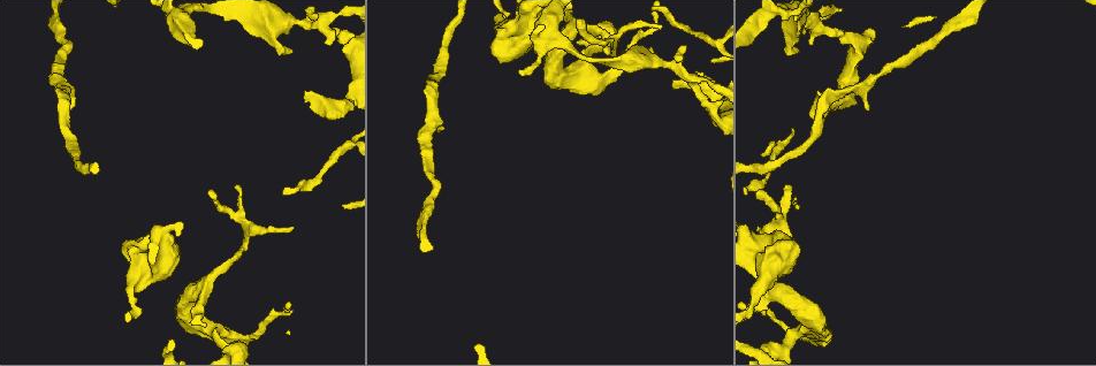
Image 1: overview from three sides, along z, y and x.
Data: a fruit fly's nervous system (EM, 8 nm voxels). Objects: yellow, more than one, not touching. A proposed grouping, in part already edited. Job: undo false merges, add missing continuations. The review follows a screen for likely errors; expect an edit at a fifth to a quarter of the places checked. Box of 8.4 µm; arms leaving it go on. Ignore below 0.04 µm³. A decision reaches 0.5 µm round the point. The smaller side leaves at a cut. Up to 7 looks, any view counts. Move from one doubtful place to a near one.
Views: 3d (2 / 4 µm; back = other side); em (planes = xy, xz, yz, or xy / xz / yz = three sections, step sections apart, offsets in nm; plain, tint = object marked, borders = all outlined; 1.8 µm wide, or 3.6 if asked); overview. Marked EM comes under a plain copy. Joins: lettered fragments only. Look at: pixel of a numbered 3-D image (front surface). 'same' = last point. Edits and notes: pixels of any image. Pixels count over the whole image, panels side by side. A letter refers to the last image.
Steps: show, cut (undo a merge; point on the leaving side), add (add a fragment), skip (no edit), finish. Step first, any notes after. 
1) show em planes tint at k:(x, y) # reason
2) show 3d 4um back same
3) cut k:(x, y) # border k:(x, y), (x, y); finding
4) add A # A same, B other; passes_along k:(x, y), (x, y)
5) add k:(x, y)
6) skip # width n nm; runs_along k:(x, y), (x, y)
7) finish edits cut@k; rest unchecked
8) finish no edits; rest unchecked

show em planes borders at 1:(672, 82) # long arm stops here

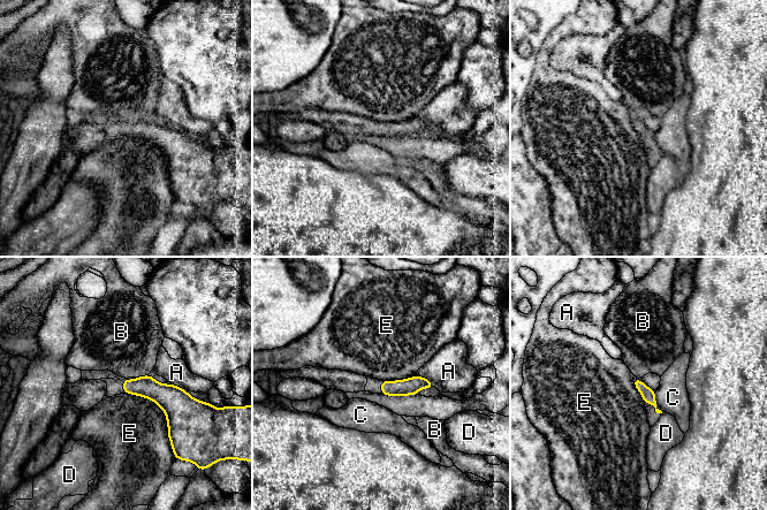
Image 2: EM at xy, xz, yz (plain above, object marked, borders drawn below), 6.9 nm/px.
skip # A other, B other, C other, D other, E other; none of them fits

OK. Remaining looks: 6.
show em planes borders at 1:(491, 52) # stops while still wide

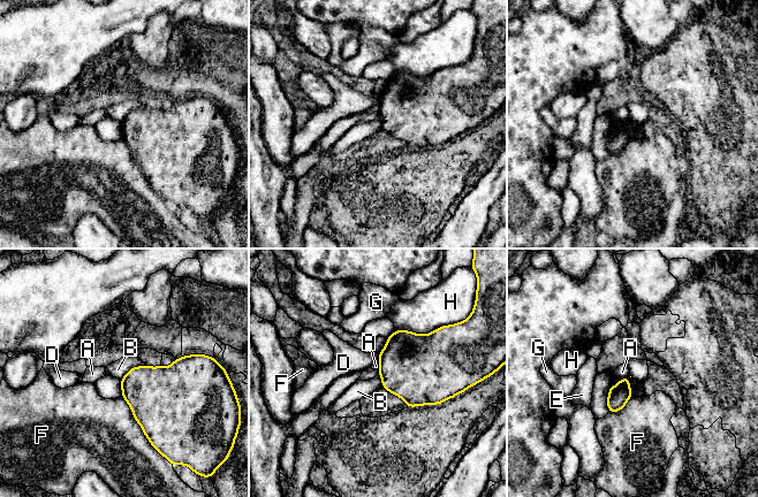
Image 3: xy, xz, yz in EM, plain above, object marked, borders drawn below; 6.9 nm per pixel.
skip # A other, B other, D other, E other, F other, G other, H other; border 3:(144, 365), (133, 367), (121, 380); no lettered fragment goes on from it

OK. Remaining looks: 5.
show em planes borders at 1:(71, 108) # thin end

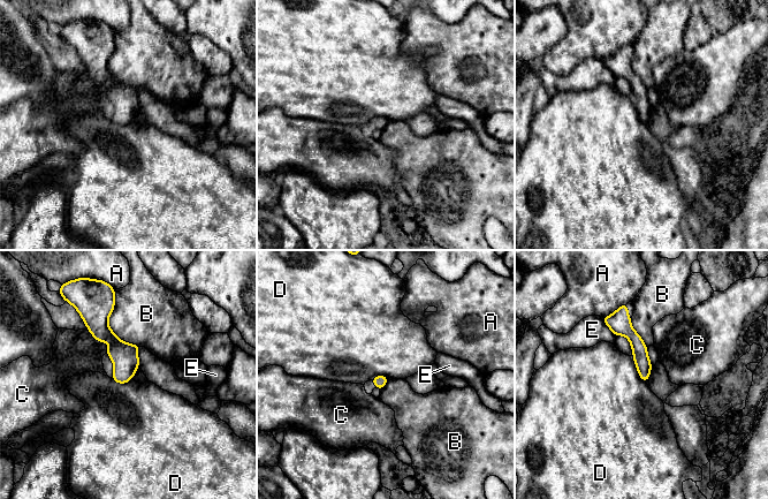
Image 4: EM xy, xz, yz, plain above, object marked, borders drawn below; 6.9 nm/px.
skip # longest_contact B 340 nm; A other, B other, C other, D other, E other; runs_along 4:(104, 315), (122, 380); no lettered fragment goes on from it

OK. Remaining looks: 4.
finish no edits; rest unchecked

